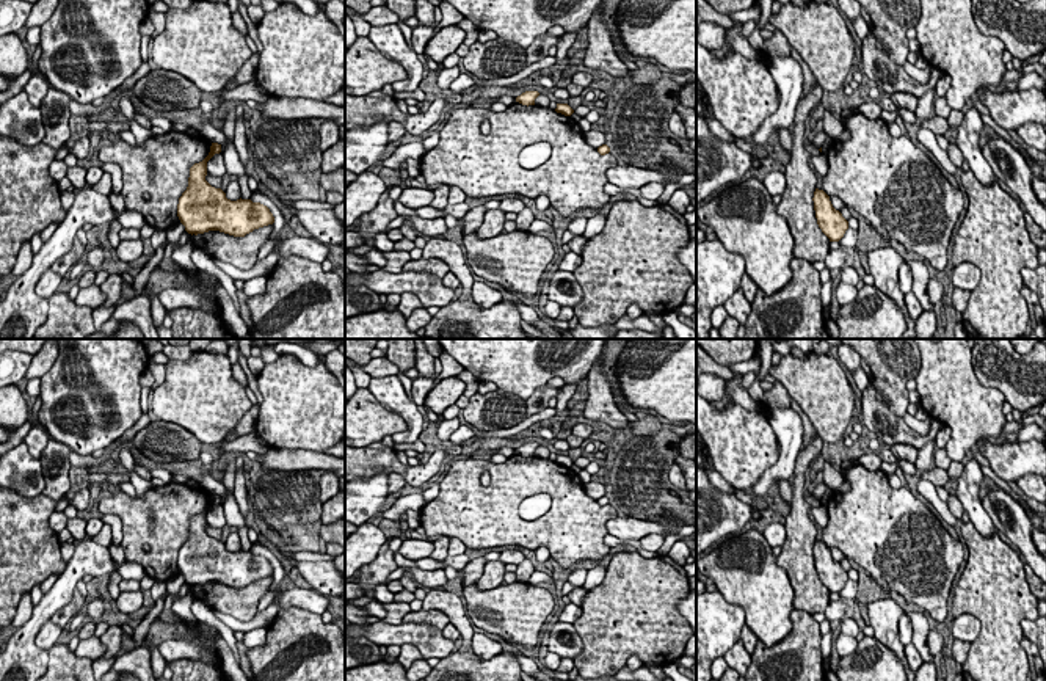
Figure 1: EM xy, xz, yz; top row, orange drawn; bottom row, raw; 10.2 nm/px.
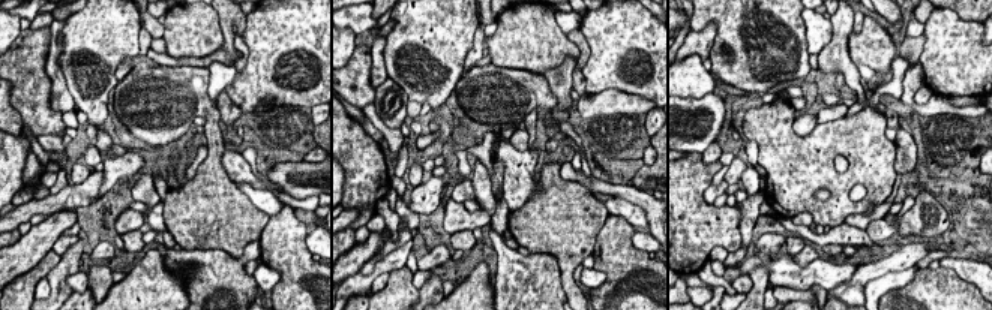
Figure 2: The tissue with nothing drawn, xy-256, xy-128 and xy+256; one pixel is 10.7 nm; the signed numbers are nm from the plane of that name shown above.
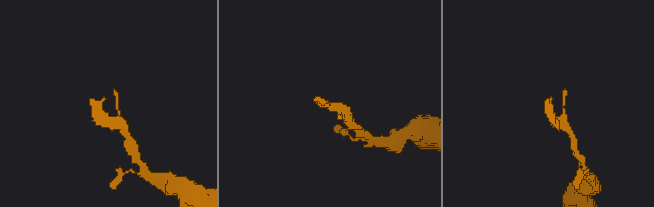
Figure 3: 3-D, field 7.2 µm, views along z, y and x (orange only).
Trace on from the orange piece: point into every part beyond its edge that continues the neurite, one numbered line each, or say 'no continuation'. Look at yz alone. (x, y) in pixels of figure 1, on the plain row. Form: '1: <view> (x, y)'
no continuation

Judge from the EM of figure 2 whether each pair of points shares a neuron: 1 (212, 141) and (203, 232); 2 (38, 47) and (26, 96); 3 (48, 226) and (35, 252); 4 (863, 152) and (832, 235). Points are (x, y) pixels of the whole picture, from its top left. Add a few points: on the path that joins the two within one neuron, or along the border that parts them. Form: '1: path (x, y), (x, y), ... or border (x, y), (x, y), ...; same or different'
1: path (212, 163), (209, 210); same
2: path (27, 59), (27, 84); same
3: path (47, 232), (35, 246); same
4: border (844, 222), (832, 228); different

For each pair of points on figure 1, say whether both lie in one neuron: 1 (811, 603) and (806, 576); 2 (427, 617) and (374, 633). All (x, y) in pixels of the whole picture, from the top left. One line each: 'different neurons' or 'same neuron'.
1: same neuron
2: different neurons

